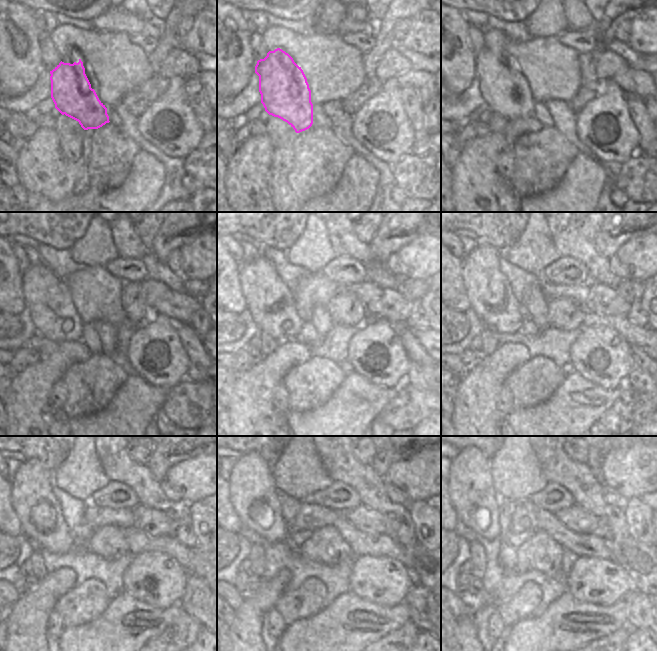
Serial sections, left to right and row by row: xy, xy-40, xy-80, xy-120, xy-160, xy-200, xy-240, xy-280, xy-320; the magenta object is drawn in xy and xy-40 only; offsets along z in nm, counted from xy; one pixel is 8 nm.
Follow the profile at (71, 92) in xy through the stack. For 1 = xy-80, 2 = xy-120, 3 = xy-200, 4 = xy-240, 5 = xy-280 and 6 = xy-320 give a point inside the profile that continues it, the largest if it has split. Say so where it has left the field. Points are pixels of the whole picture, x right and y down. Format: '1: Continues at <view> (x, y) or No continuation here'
1: Continues at xy-80 (505, 90)
2: Continues at xy-120 (48, 297)
3: Continues at xy-200 (490, 297)
4: Continues at xy-240 (39, 513)
5: Continues at xy-280 (252, 492)
6: Continues at xy-320 (471, 491).

